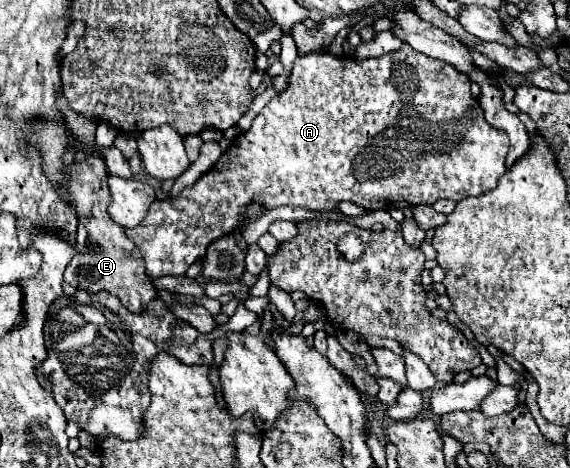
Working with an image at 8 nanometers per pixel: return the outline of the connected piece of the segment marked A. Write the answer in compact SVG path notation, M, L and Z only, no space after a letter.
M404 43L396 53L386 53L380 57L370 57L370 59L360 59L356 61L350 55L332 55L328 51L312 51L306 55L296 57L294 61L294 69L290 73L288 79L288 87L278 93L262 111L260 115L252 121L252 127L244 133L240 133L232 145L228 147L228 151L222 153L222 157L216 161L216 165L204 173L192 187L186 187L178 197L174 199L164 199L164 201L154 201L148 209L148 217L144 217L144 221L134 227L128 229L126 235L128 239L136 245L136 249L142 253L144 261L146 261L146 275L150 277L162 277L162 275L184 275L188 271L188 267L204 255L206 247L216 241L222 235L234 233L240 223L242 223L242 213L246 209L246 205L250 205L252 201L262 203L266 209L274 209L280 205L298 205L304 209L312 209L312 211L332 211L336 209L336 203L340 201L350 201L354 205L364 207L366 211L376 211L376 209L404 209L404 207L416 207L416 205L434 205L438 199L452 199L452 201L462 201L466 197L476 197L482 195L490 189L494 189L498 185L498 179L506 173L506 159L508 153L508 135L504 131L496 131L492 125L488 125L488 121L484 119L484 113L478 105L478 101L472 97L470 93L470 79L468 75L452 69L452 65L444 63L444 61L436 61L432 57L426 57L422 53L416 53L408 43Z

